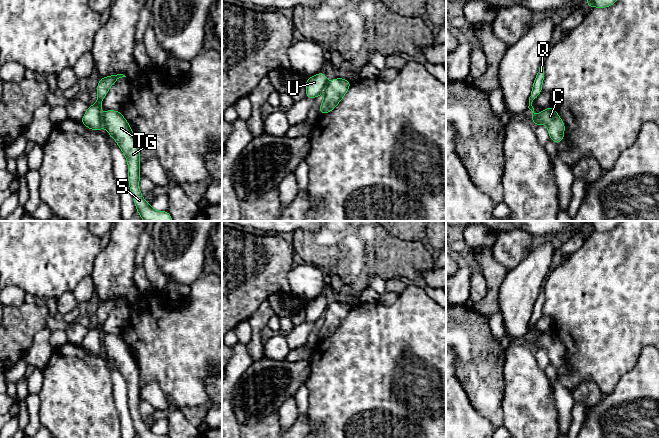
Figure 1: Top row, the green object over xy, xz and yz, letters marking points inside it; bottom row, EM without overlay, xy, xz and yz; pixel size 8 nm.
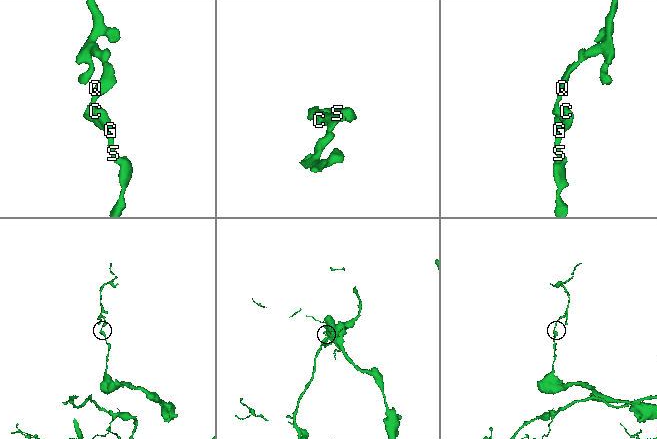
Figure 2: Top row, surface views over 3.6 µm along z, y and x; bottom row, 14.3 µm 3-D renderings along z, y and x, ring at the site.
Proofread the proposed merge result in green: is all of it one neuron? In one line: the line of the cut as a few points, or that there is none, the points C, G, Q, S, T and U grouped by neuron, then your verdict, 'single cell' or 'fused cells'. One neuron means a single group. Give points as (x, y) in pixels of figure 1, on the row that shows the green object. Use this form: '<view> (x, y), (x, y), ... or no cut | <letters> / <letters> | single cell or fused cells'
xy (101, 117), (103, 126) | C G S T / Q U | fused cells

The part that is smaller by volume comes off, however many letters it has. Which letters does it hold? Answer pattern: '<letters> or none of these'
Q, U

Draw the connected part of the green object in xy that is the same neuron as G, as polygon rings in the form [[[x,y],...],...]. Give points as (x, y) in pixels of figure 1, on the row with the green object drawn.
[[[105,110],[102,123],[126,157],[130,192],[141,219],[143,221],[173,221],[167,210],[155,210],[141,194],[139,188],[141,177],[139,145],[128,121],[120,111]]]

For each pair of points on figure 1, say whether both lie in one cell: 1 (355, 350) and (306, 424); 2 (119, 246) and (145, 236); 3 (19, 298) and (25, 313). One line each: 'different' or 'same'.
1: different
2: different
3: different

